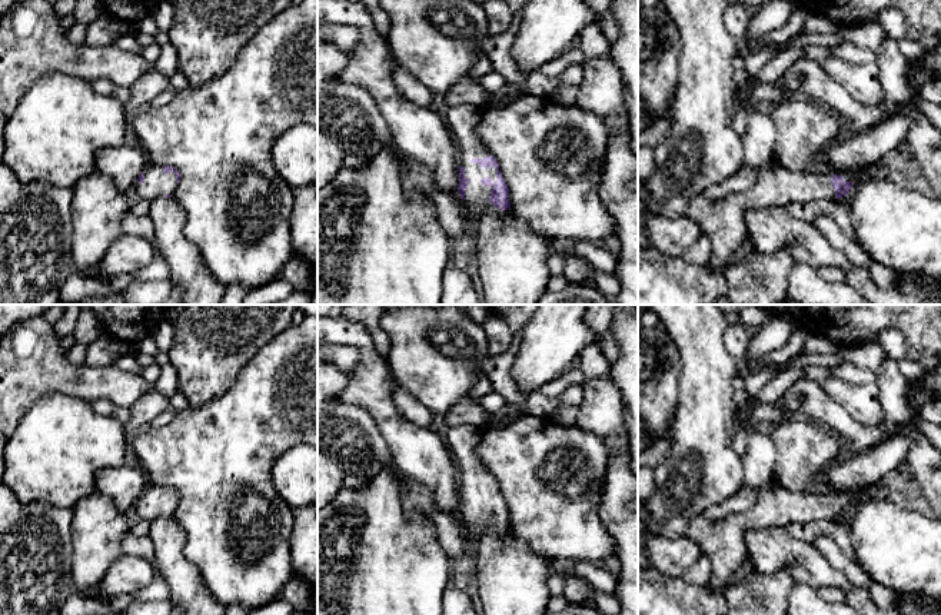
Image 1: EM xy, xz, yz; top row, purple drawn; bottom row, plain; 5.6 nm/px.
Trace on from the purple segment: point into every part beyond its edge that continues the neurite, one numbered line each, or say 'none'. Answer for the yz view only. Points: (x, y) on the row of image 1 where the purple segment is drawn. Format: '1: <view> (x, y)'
1: yz (722, 222)

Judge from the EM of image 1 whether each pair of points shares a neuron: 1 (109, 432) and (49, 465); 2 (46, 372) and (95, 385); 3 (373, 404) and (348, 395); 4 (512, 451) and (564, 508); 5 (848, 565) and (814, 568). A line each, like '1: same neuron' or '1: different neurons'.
1: same neuron
2: same neuron
3: same neuron
4: same neuron
5: different neurons

